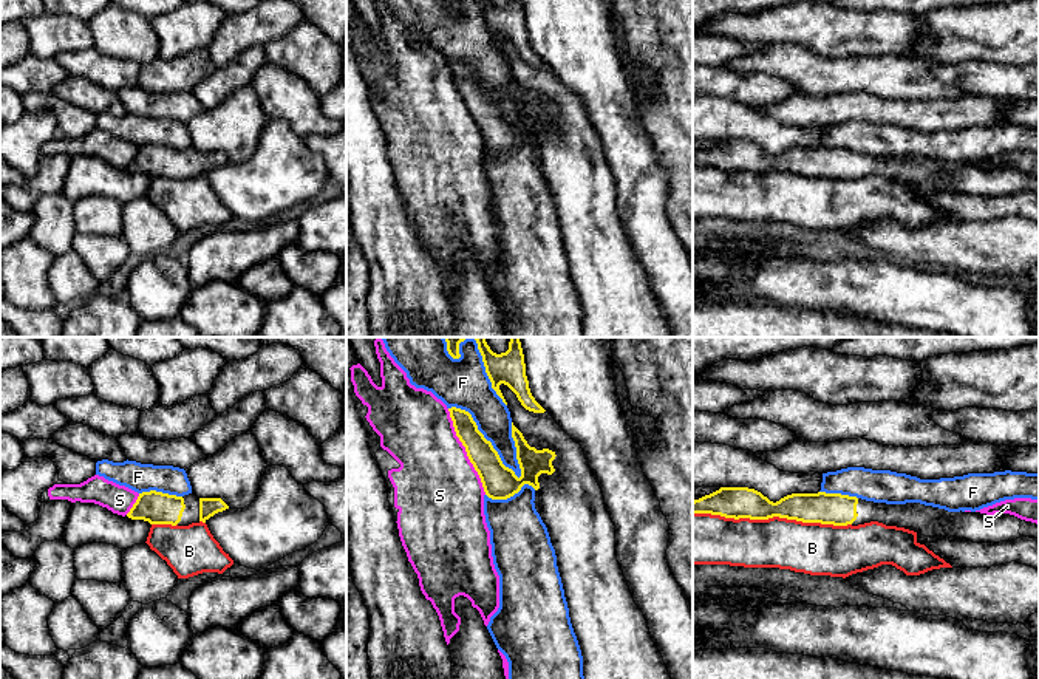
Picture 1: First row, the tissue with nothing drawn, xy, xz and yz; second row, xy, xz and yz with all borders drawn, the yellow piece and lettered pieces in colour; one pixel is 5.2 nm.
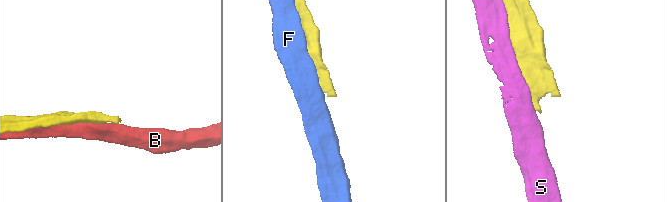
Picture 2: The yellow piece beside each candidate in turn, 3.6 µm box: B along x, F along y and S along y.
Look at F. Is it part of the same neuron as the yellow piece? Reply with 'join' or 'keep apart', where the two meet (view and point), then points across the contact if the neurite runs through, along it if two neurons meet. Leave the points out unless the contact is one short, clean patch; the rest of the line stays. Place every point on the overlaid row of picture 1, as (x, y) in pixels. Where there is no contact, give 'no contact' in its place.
keep apart; meets yellow in xz at (484, 438)

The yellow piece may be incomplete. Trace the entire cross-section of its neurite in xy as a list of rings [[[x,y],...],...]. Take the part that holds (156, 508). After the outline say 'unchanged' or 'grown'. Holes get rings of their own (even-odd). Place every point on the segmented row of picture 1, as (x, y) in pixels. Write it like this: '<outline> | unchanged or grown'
[[[150,490],[139,493],[127,517],[150,524],[189,526],[199,521],[206,523],[226,509],[229,506],[221,498],[198,498],[193,493],[176,496]]] | grown

